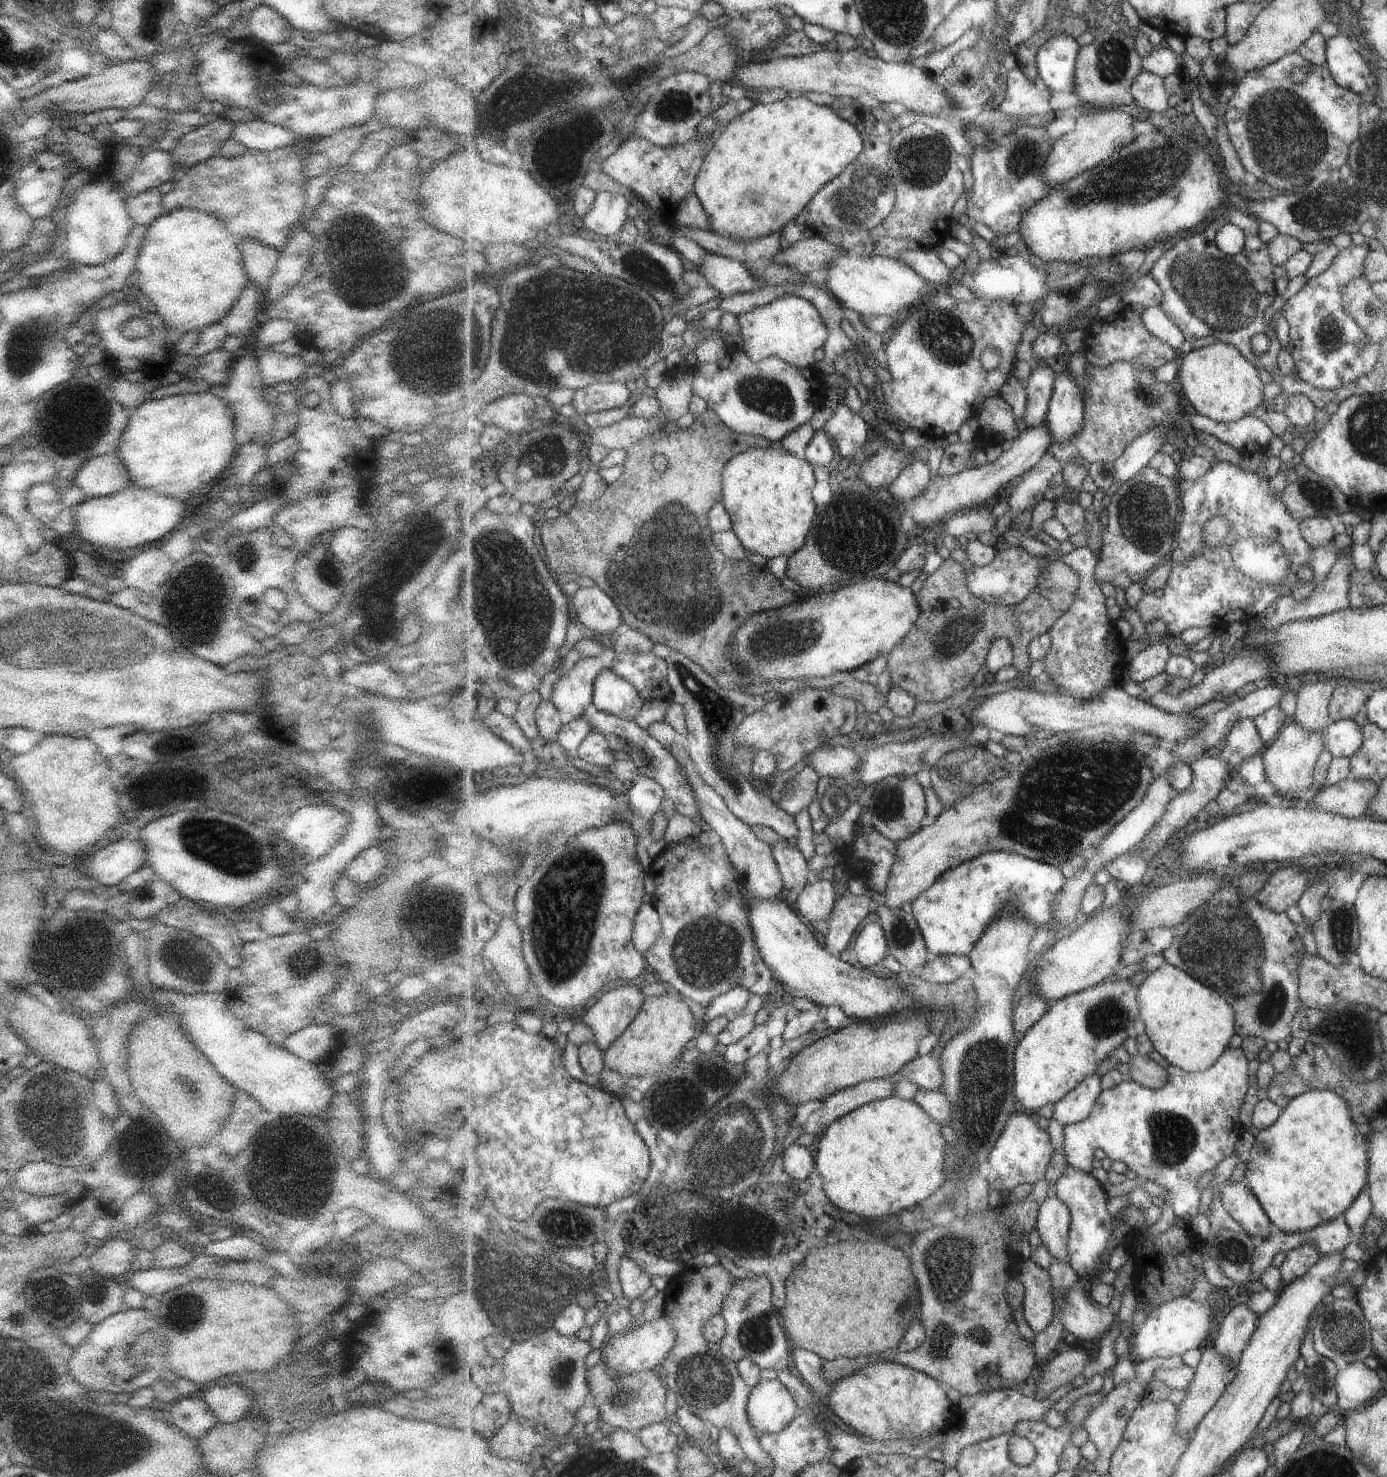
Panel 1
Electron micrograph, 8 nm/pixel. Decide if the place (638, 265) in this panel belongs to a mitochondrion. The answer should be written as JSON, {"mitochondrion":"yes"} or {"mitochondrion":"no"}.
{"mitochondrion":"yes"}

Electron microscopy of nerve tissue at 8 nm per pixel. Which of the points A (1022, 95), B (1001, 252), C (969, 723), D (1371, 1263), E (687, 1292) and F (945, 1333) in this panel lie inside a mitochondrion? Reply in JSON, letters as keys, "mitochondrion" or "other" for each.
{"A":"other","B":"other","C":"other","D":"other","E":"other","F":"mitochondrion"}

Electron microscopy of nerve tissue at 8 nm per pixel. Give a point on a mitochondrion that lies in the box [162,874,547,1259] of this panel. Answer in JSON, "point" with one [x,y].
{"point":[294,1186]}

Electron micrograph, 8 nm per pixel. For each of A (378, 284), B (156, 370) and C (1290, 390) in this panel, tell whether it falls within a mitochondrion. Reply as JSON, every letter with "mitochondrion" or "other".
{"A":"mitochondrion","B":"other","C":"other"}

